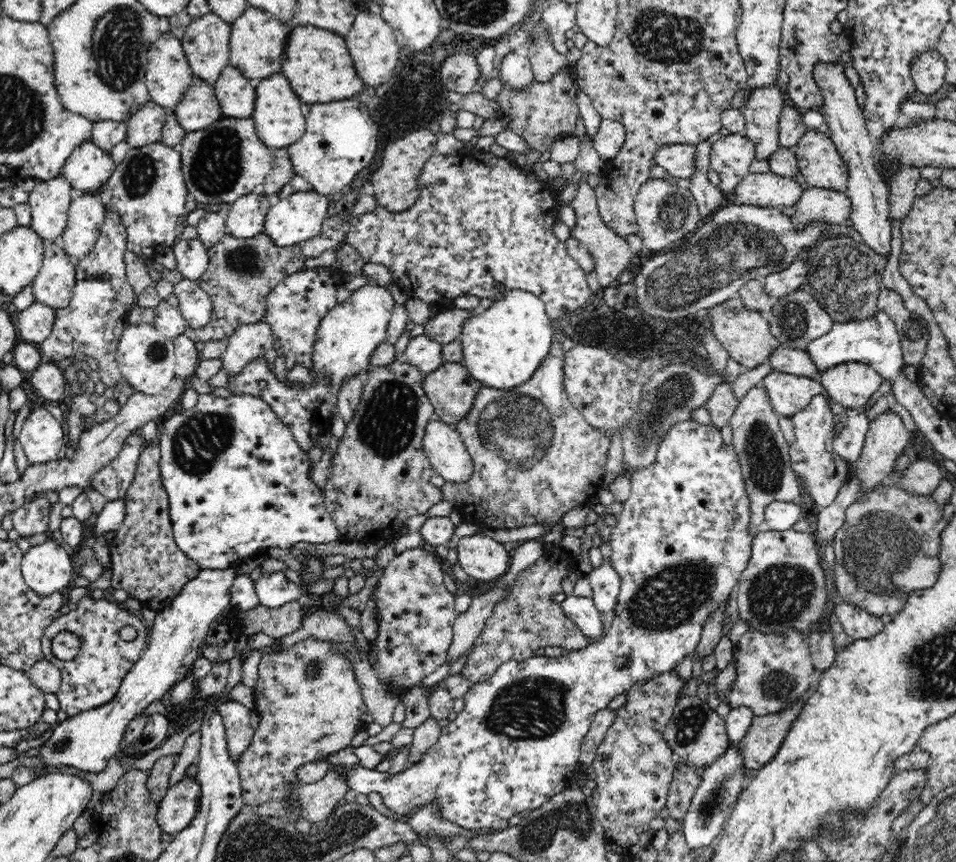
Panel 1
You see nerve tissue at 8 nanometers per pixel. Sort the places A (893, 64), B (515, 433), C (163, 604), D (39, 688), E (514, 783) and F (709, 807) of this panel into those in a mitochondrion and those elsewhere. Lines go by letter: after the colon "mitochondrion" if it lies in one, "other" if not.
A: other
B: mitochondrion
C: other
D: other
E: other
F: mitochondrion

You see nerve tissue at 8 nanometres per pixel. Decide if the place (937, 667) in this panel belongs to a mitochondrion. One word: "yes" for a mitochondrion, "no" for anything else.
yes

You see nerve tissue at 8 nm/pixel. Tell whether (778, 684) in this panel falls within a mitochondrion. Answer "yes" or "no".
yes

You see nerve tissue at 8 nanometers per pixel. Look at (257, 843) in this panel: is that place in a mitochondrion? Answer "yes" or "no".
yes

